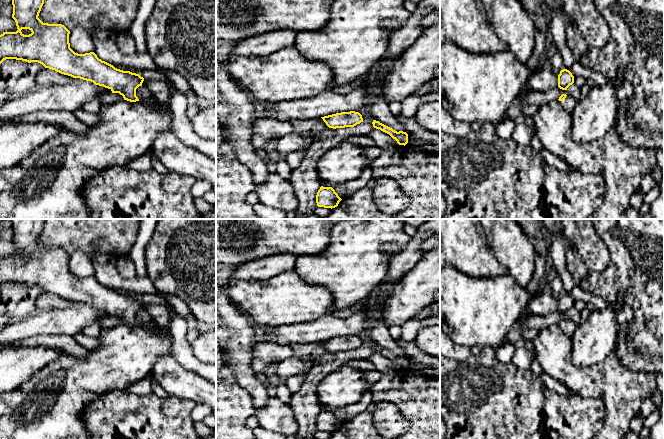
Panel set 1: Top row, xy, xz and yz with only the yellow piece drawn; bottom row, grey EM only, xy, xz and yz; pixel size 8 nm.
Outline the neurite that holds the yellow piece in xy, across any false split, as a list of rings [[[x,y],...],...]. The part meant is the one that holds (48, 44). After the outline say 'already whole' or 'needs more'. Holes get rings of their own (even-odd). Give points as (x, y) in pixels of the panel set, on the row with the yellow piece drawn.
[[[12,0],[13,14],[12,18],[16,22],[16,32],[3,32],[0,35],[0,64],[6,59],[16,59],[26,61],[28,63],[38,62],[45,68],[55,70],[61,74],[71,76],[73,78],[80,78],[86,81],[91,81],[95,85],[103,86],[112,91],[112,93],[119,93],[124,100],[130,102],[137,102],[151,107],[155,104],[155,98],[151,96],[146,100],[139,100],[136,96],[136,89],[142,86],[144,78],[139,74],[130,71],[123,71],[115,68],[113,65],[102,61],[94,52],[78,54],[70,48],[69,34],[70,31],[62,24],[48,24],[43,23],[39,18],[39,13],[44,4],[44,0]]] | needs more

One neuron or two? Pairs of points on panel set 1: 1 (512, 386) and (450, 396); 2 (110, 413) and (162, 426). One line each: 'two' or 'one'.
1: one
2: one

